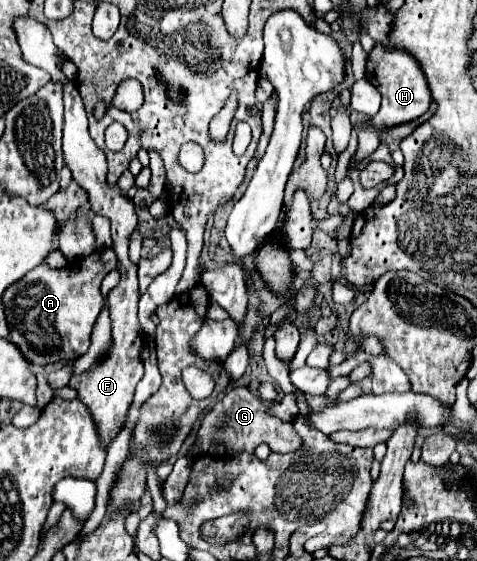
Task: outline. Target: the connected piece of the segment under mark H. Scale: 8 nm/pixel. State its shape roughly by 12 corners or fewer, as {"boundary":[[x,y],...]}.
{"boundary":[[403,51],[369,53],[371,83],[383,101],[373,117],[393,127],[421,117],[431,93]]}

